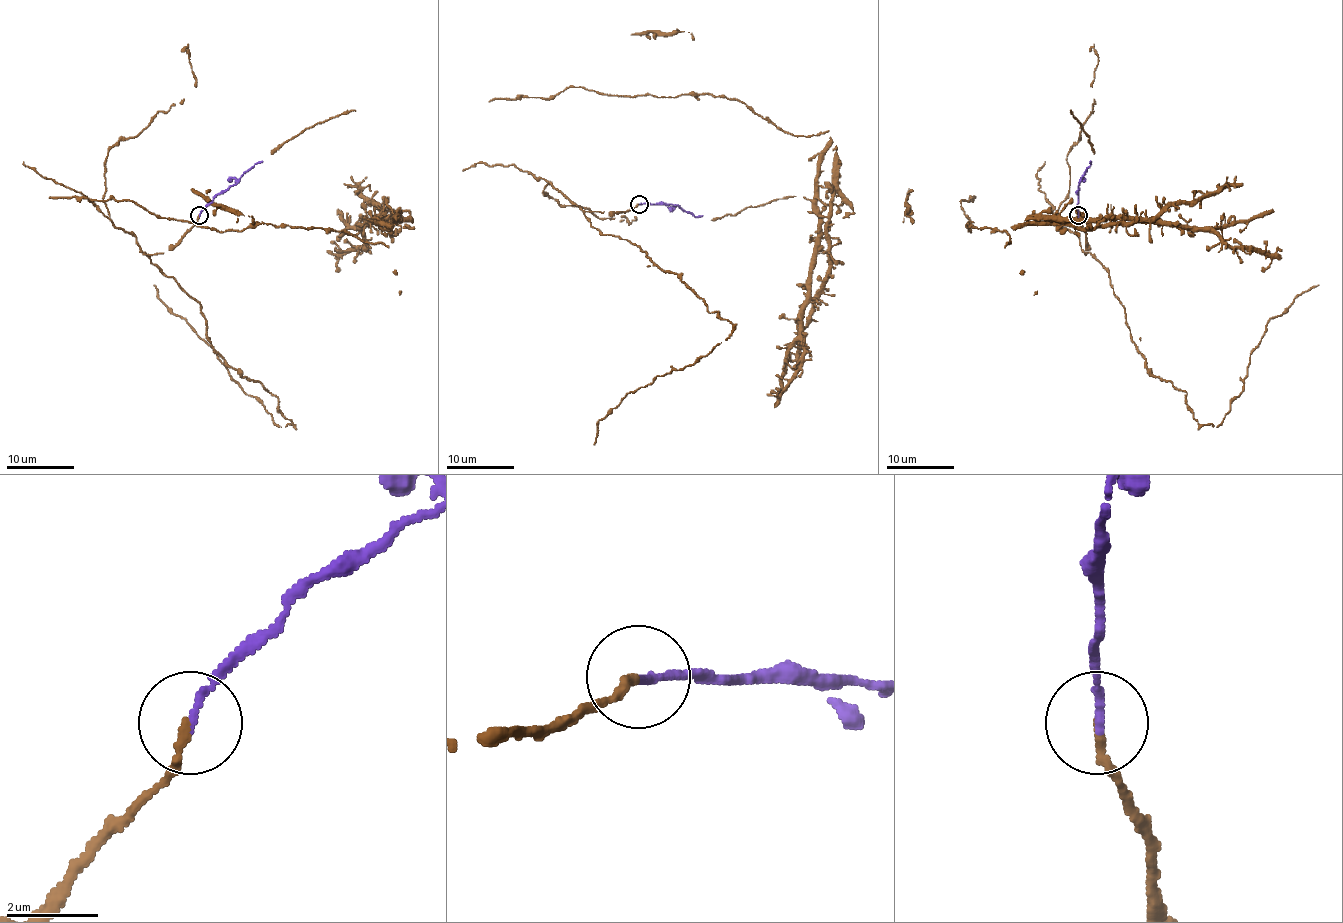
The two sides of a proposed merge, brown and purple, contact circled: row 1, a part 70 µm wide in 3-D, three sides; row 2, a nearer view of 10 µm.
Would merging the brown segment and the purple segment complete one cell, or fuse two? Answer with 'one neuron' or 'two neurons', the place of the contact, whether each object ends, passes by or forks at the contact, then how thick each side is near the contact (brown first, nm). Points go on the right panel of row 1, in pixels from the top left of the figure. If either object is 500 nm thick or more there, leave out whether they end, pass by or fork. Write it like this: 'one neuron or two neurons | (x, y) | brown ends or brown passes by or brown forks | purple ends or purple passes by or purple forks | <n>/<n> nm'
one neuron | (1078, 215) | brown ends | purple ends | 170/160 nm

